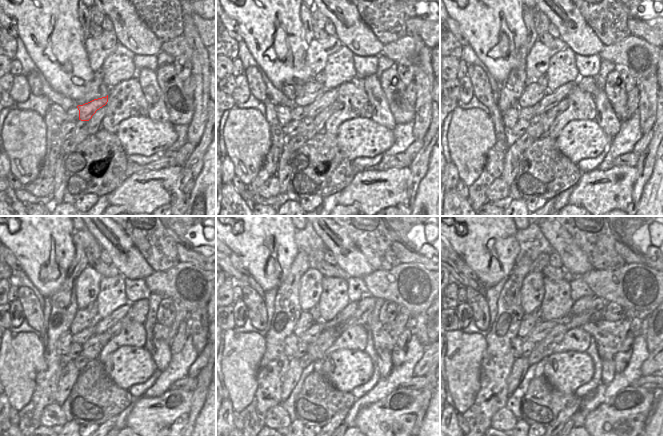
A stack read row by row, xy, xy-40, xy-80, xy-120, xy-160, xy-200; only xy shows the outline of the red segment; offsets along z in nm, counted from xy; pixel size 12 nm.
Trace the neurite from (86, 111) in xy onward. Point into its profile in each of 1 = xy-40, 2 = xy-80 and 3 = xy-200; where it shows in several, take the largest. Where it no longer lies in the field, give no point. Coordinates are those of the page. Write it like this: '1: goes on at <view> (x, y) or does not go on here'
1: goes on at xy-40 (311, 111)
2: goes on at xy-80 (549, 101)
3: goes on at xy-200 (580, 305)

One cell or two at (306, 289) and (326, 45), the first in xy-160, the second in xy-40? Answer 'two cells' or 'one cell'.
one cell

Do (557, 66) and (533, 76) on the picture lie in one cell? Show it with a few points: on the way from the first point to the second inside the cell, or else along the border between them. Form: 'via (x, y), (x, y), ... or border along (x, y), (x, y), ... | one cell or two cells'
border along (560, 50), (550, 58), (549, 67), (545, 72) | two cells

